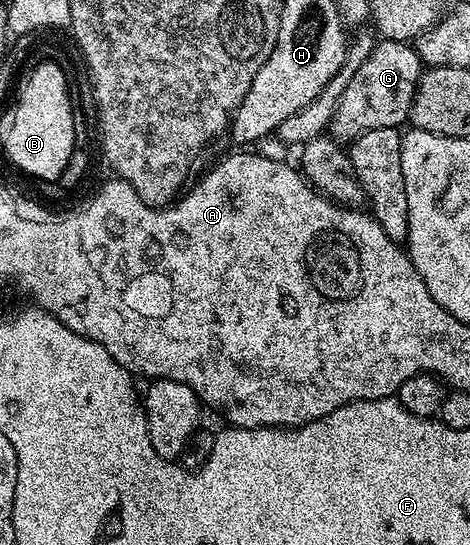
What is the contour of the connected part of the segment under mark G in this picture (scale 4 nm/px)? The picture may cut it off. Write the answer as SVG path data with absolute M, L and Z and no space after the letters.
M382 39L379 40L379 42L380 43L369 53L368 57L355 69L354 73L352 75L349 74L346 86L344 87L344 91L338 99L338 105L334 108L334 114L330 116L328 133L329 136L338 143L352 142L356 140L356 138L358 138L360 135L367 133L370 130L378 130L380 127L388 126L390 128L397 128L398 126L401 126L400 123L403 122L403 124L405 124L409 118L411 99L414 98L415 87L422 74L422 64L418 57L418 53L415 52L413 46L407 42L392 41L388 39Z

